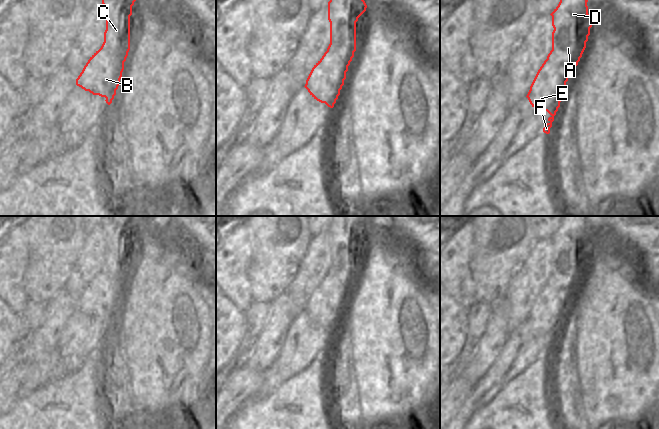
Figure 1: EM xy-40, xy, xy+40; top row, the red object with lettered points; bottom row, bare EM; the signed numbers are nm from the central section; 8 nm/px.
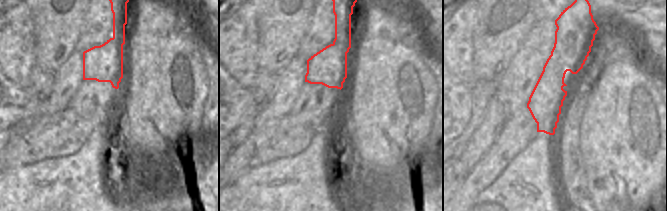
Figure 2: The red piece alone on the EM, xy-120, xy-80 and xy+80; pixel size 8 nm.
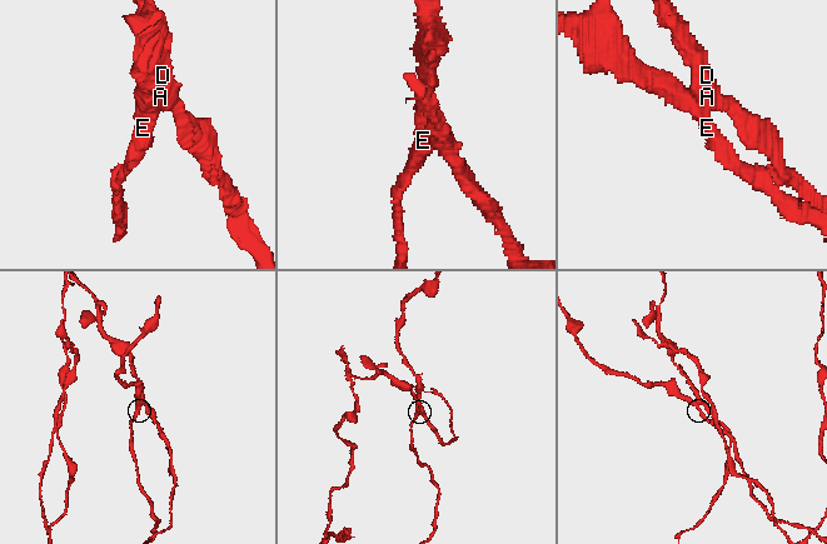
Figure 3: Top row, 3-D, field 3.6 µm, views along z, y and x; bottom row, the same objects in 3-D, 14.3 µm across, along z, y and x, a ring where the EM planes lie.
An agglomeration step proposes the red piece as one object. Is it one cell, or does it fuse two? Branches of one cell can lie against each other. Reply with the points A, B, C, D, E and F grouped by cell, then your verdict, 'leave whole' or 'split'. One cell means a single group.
A C D / B E F | split

